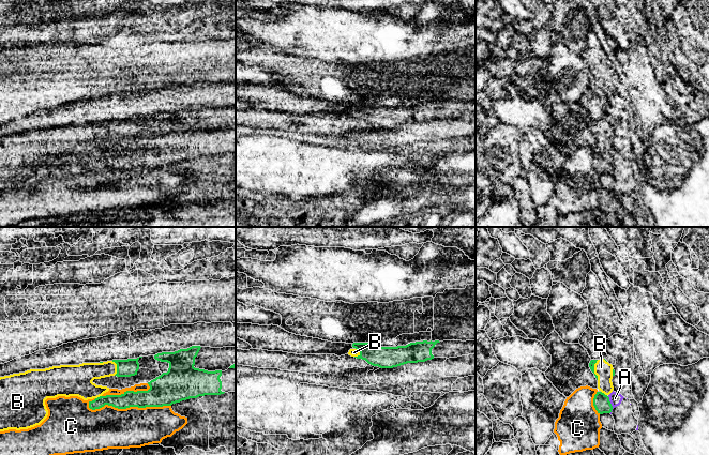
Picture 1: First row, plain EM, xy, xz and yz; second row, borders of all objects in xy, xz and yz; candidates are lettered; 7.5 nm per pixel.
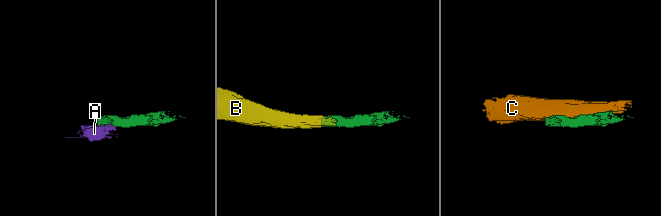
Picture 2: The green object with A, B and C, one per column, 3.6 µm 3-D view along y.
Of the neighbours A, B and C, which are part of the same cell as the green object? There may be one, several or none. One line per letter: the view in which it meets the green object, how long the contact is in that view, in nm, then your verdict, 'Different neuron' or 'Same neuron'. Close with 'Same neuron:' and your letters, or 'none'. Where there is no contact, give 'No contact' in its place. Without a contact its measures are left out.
A: Touches green in yz. Shared border 130 nm. Different neuron
B: Touches green in yz. Shared border 150 nm. Same neuron
C: Touches green in xy. Shared border 600 nm. Different neuron
Same neuron: B

